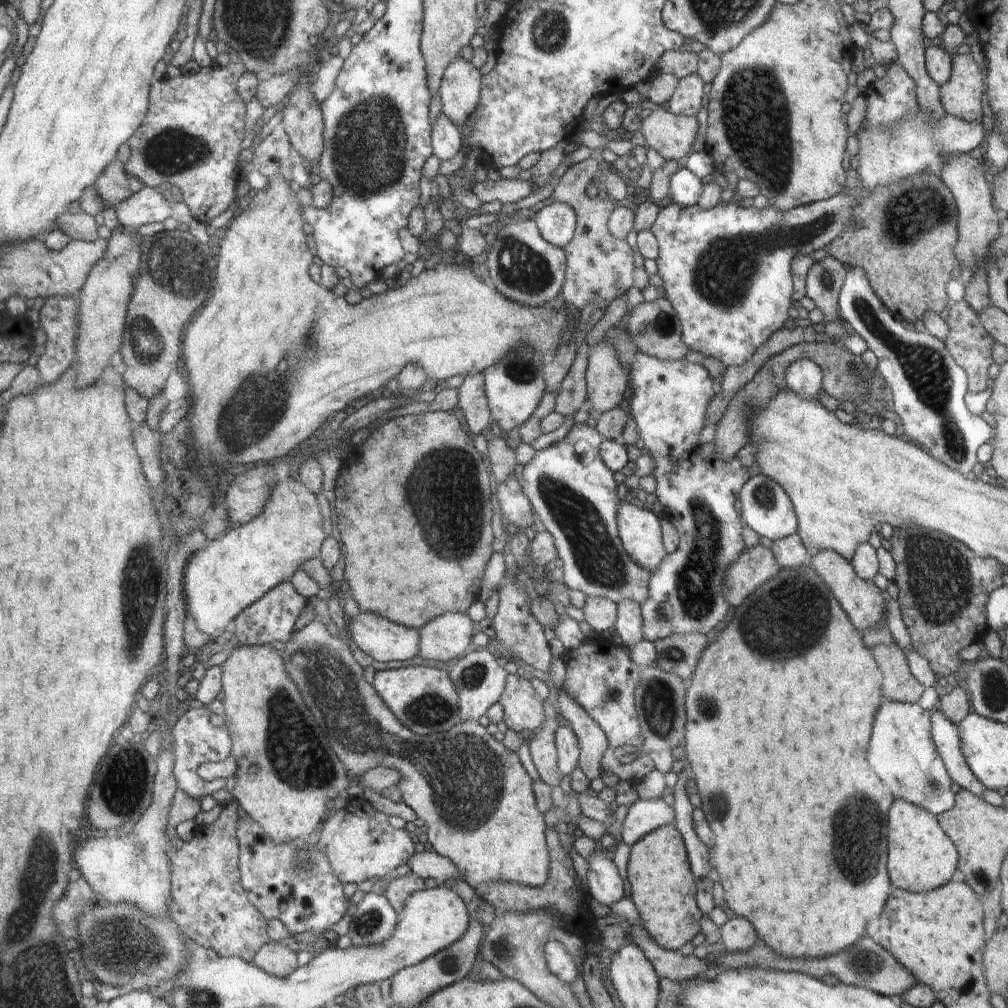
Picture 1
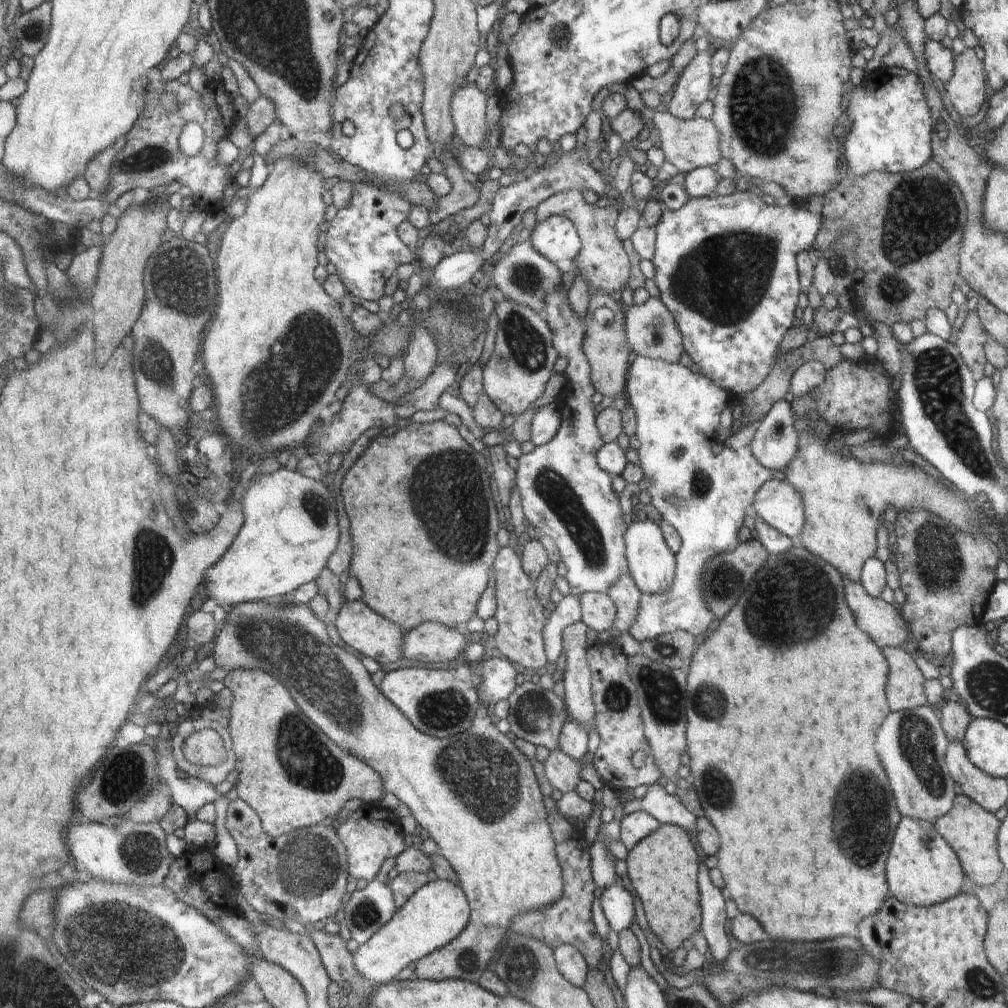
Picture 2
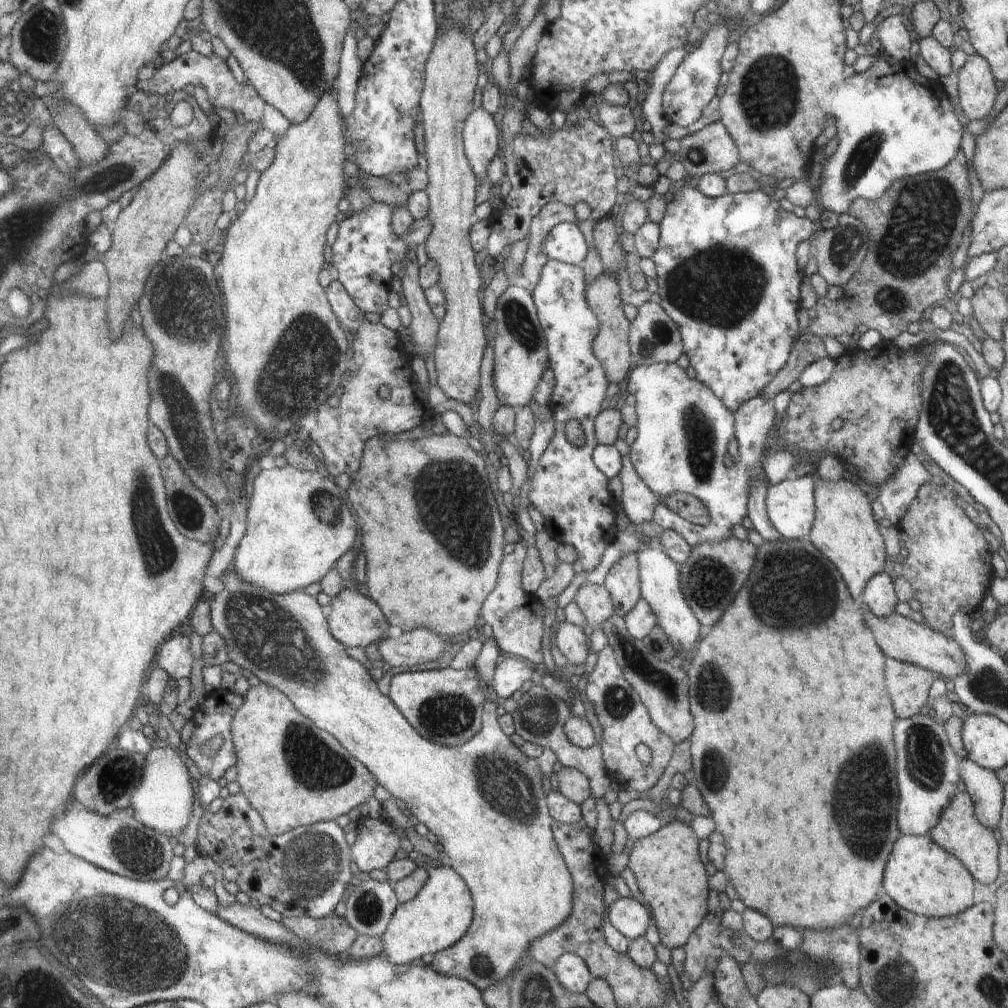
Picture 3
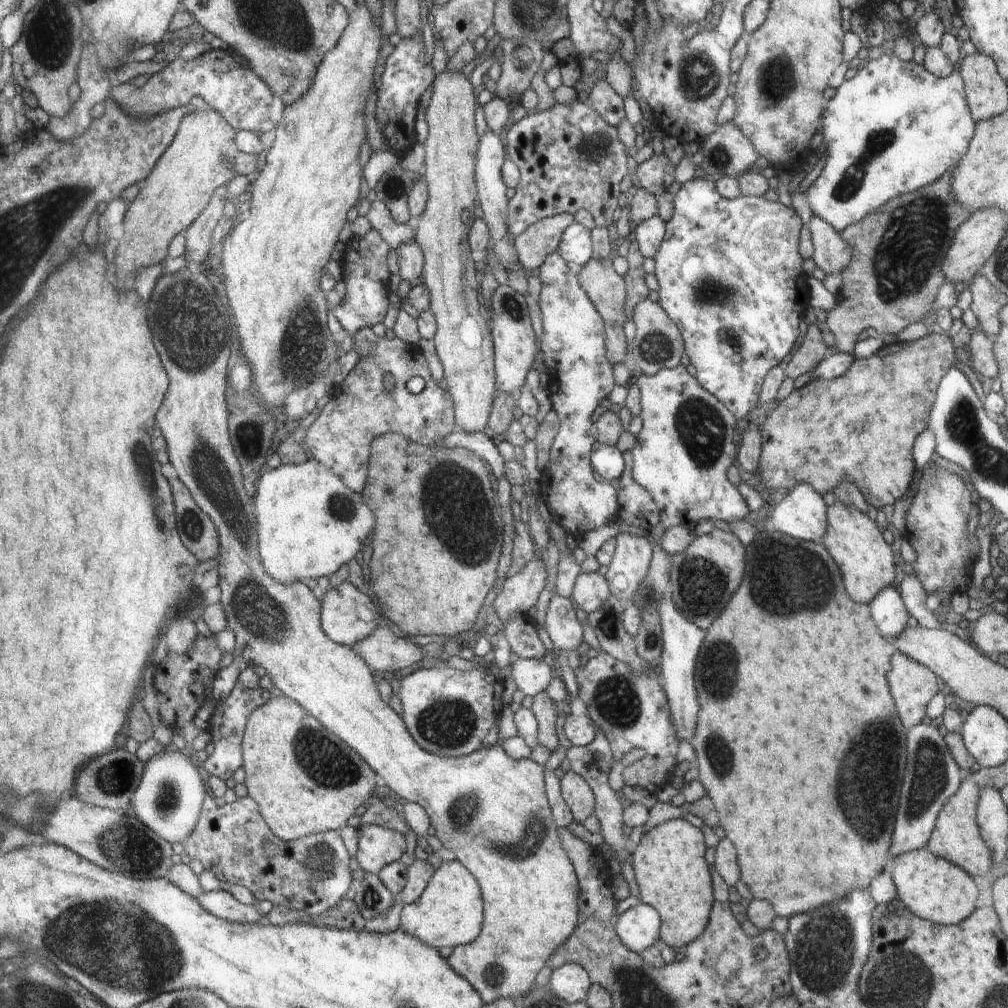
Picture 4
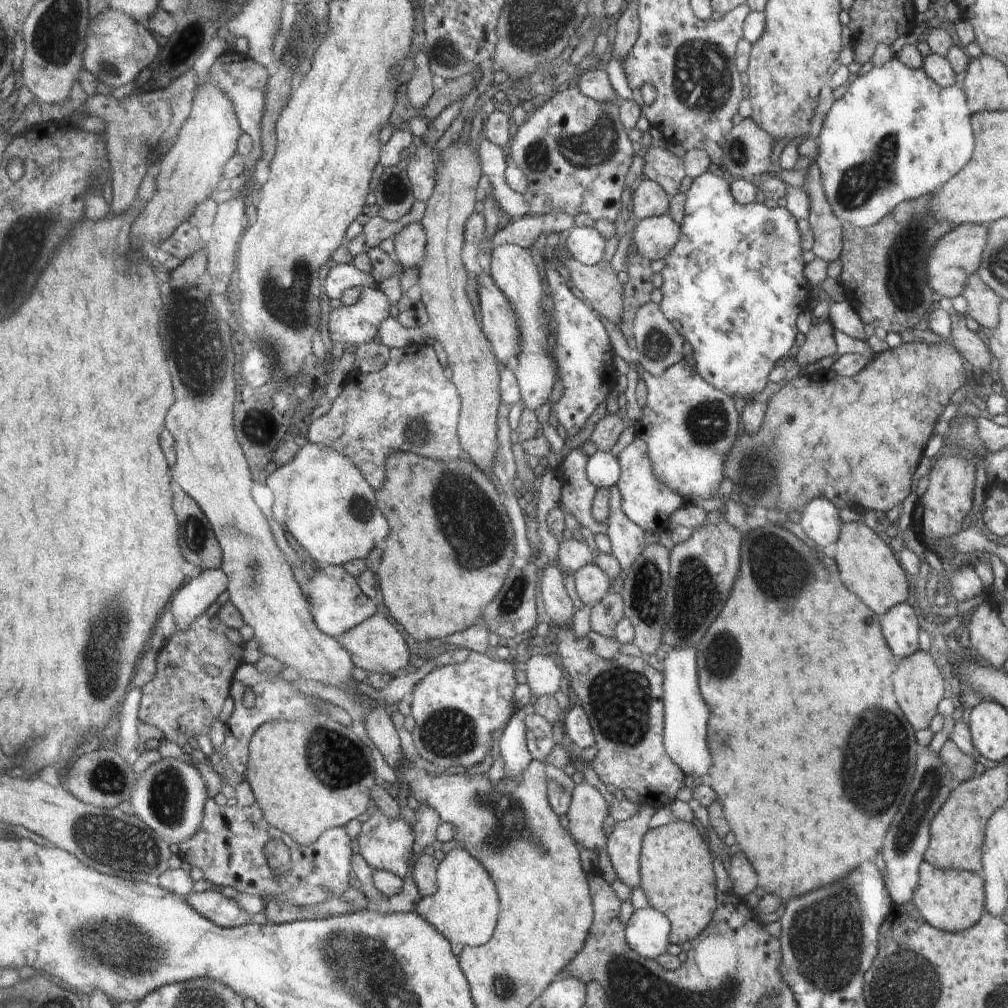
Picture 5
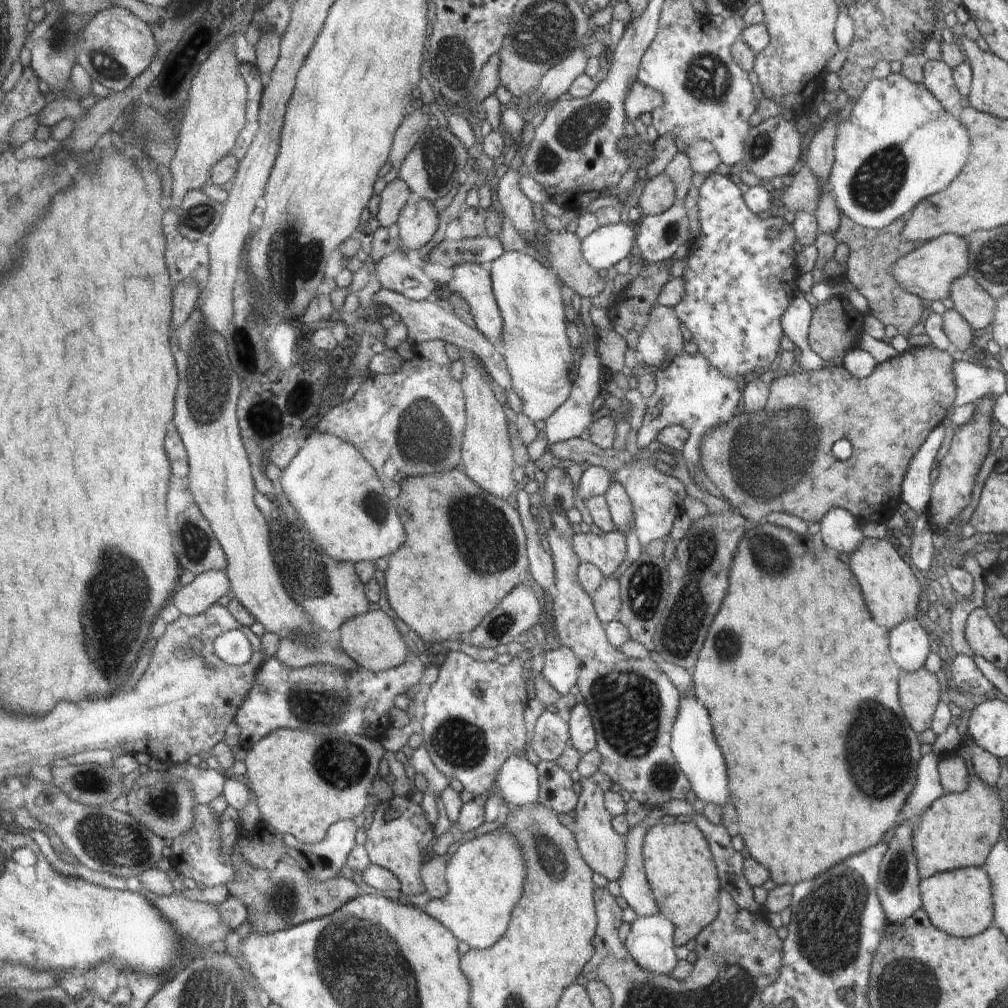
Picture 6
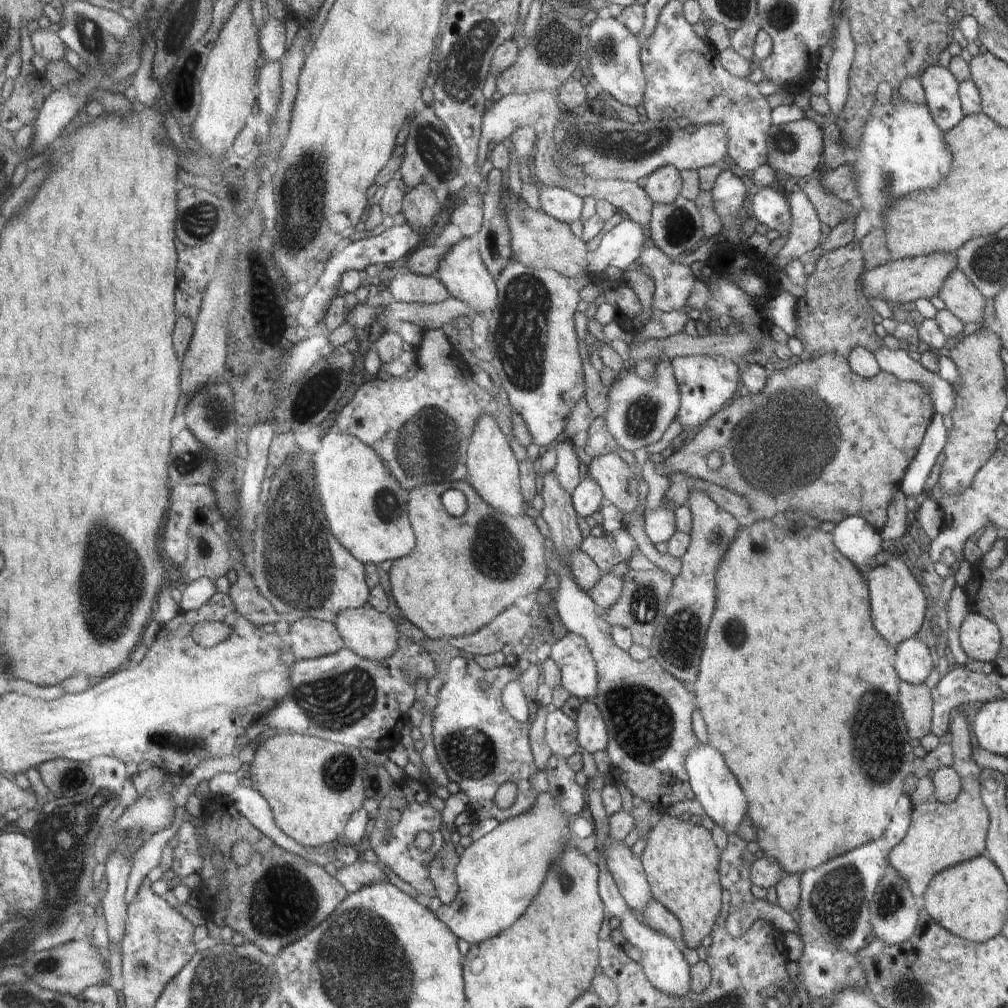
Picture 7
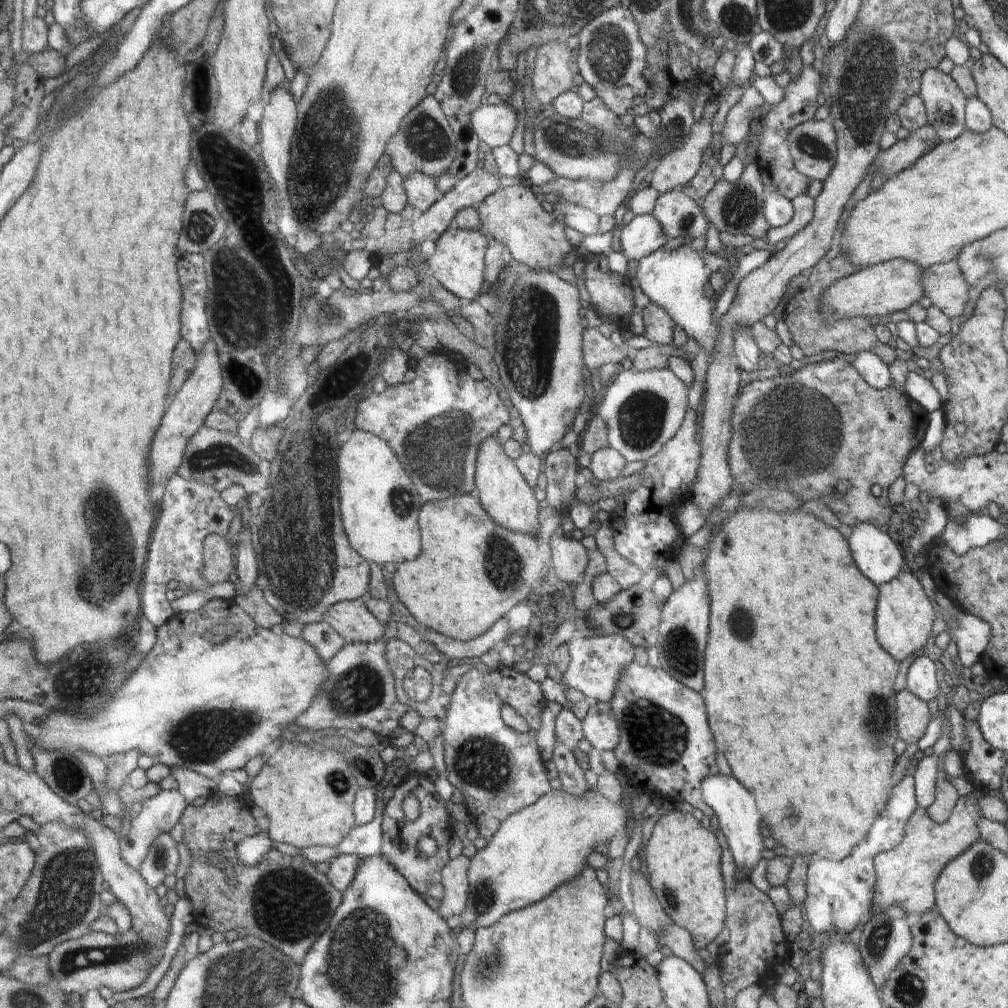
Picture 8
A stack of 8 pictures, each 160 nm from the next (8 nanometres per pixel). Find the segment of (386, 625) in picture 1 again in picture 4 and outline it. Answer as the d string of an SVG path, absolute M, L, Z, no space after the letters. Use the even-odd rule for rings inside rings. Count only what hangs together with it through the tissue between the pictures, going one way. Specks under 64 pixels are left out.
M344 581L330 587L323 595L323 630L335 643L356 645L366 638L381 620L381 612L372 612L370 598ZM368 612L368 614L366 614ZM362 616L364 618L362 618Z

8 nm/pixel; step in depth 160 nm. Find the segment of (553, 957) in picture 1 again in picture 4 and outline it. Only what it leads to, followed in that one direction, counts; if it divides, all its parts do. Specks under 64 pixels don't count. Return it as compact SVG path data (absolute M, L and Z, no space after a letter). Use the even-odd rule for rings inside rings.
M567 963L553 970L549 987L554 995L572 1004L586 1000L591 983L590 975L584 967Z

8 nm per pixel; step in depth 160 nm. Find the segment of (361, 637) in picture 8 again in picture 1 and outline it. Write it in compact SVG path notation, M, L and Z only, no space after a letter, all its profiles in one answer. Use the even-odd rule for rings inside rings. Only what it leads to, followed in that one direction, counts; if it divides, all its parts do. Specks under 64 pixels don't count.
M444 612L444 614L440 614L440 617L432 618L429 624L418 631L420 634L419 657L436 660L436 662L450 662L452 658L464 654L466 648L470 646L472 628L474 628L474 624L470 622L470 618L466 614Z

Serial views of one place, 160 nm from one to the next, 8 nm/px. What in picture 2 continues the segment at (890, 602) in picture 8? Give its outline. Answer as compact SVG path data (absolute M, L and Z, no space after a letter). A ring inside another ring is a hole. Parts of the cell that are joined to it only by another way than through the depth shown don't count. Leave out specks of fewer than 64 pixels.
M808 427L804 433L799 434L799 449L786 470L788 481L792 486L800 490L804 498L806 522L802 534L797 538L805 549L818 555L836 567L840 573L852 582L861 580L863 566L876 554L876 526L878 516L886 507L894 507L896 510L922 507L922 512L936 513L939 517L955 524L963 533L984 532L984 525L979 522L983 514L974 510L971 501L960 499L957 494L944 486L940 481L931 477L923 468L914 463L904 462L902 465L892 463L878 463L863 465L852 456L846 459L838 455L828 453L825 444L828 443L827 435L818 435Z

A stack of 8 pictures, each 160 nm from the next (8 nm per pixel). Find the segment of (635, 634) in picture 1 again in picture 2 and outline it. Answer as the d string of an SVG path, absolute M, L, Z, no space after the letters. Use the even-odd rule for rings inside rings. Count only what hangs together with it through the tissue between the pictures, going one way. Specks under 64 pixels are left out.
M624 575L606 593L615 604L613 626L621 632L628 631L635 623L638 614L641 590L635 585L631 575Z

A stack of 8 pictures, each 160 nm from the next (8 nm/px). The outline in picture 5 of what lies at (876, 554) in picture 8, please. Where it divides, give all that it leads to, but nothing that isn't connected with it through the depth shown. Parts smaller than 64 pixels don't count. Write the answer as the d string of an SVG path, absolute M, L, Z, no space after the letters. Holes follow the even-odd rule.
M815 498L802 512L801 524L806 536L820 548L830 548L836 544L843 528L840 512L827 498Z

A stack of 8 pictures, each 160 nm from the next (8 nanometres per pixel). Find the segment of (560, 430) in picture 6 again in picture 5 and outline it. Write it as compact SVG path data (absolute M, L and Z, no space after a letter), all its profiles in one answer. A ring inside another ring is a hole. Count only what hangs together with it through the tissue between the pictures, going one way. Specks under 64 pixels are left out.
M543 256L543 258L544 258L544 263L546 265L545 266L545 271L547 276L546 280L548 280L548 286L550 286L550 290L552 290L551 298L554 301L554 310L550 311L550 313L552 313L553 316L553 325L555 326L556 336L557 336L556 342L553 343L553 353L556 353L556 360L559 362L560 365L560 380L562 380L562 384L564 384L564 393L562 394L561 398L552 405L551 413L552 416L554 416L554 418L558 419L559 424L561 426L560 428L565 428L567 432L567 436L569 436L569 435L574 435L574 432L577 433L579 432L578 428L582 428L582 424L585 424L586 418L588 418L588 416L590 416L590 414L592 414L592 412L596 410L596 406L600 404L600 400L604 400L604 398L606 398L606 396L610 394L610 390L612 390L612 386L610 386L610 384L617 383L619 374L613 363L615 352L612 349L612 345L610 345L610 337L608 337L608 334L606 333L606 329L604 329L604 324L602 324L602 322L598 320L598 316L596 316L596 314L594 314L594 312L590 310L591 308L589 308L589 306L586 306L585 302L582 301L581 298L579 298L576 294L570 291L570 288L566 286L566 281L564 280L561 271L557 271L555 268L552 268L552 266L547 265L547 262L545 261L545 256Z

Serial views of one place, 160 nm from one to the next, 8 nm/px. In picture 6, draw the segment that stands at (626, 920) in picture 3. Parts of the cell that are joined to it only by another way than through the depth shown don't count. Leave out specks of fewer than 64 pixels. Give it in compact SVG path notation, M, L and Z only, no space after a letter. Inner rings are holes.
M660 913L644 918L638 917L631 924L631 930L627 937L627 947L637 965L659 975L670 975L679 961L674 953L677 949L674 934L674 923Z

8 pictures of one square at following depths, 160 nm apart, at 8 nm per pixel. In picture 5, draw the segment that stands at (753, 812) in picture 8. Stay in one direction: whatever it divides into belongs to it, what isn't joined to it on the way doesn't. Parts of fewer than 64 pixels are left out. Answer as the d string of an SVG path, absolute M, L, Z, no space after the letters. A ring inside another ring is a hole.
M694 648L670 649L663 660L664 668L664 726L663 745L667 749L672 762L680 767L688 776L701 776L708 780L708 772L712 770L712 758L706 742L706 722L710 718L710 710L704 704L698 690L698 654Z

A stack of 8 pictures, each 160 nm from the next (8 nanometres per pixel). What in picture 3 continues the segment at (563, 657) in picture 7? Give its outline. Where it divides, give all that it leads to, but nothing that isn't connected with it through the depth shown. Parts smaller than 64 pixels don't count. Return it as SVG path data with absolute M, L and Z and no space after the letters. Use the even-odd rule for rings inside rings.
M503 655L495 666L492 688L505 700L520 690L526 680L531 680L534 672L537 671L524 658Z

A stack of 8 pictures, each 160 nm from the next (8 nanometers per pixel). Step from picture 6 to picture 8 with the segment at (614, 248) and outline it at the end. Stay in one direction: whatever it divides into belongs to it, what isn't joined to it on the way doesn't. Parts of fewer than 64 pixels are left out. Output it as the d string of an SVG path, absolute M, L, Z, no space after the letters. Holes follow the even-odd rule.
M652 213L636 215L620 232L622 253L628 260L640 260L654 249L662 249L669 240L662 225Z

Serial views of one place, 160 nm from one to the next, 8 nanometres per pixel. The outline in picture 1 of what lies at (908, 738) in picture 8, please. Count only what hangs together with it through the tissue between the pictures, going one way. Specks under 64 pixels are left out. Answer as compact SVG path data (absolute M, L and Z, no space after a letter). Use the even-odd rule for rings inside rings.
M876 644L871 649L883 672L883 690L888 690L888 700L902 703L918 703L924 688L910 672L907 658L898 646Z

